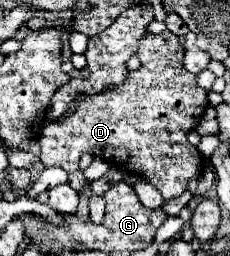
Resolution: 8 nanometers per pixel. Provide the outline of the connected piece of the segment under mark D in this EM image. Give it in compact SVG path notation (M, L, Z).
M170 32L148 34L144 38L144 44L140 44L138 58L142 62L140 70L130 74L124 80L124 84L120 84L114 90L94 95L78 95L74 114L70 118L66 118L62 124L48 122L40 128L38 134L38 140L42 144L40 160L44 166L60 166L66 172L74 172L78 170L80 156L90 152L94 156L102 156L114 168L140 174L162 192L164 200L170 200L182 196L188 188L188 180L194 178L196 174L200 176L204 170L204 160L198 148L188 142L188 132L192 132L194 126L202 120L202 114L208 104L208 92L196 84L196 74L184 68L182 48L178 44L178 38L172 36Z

